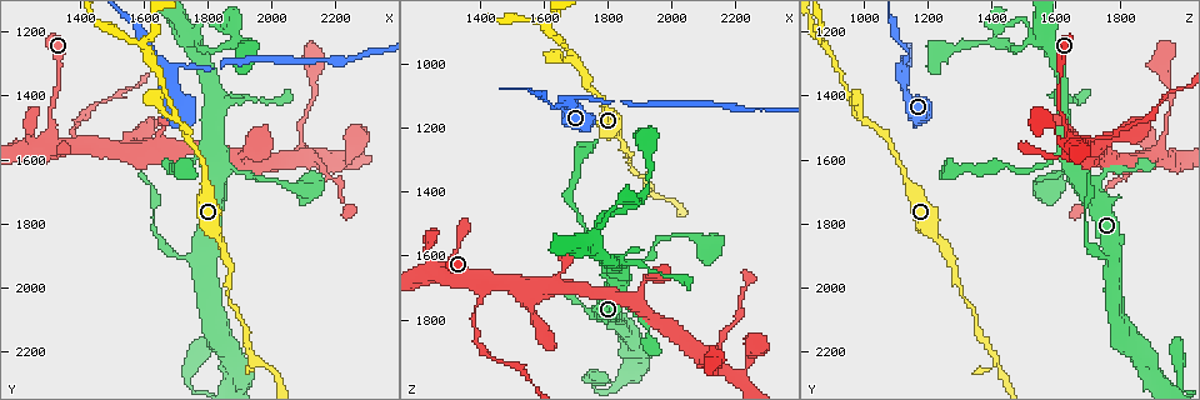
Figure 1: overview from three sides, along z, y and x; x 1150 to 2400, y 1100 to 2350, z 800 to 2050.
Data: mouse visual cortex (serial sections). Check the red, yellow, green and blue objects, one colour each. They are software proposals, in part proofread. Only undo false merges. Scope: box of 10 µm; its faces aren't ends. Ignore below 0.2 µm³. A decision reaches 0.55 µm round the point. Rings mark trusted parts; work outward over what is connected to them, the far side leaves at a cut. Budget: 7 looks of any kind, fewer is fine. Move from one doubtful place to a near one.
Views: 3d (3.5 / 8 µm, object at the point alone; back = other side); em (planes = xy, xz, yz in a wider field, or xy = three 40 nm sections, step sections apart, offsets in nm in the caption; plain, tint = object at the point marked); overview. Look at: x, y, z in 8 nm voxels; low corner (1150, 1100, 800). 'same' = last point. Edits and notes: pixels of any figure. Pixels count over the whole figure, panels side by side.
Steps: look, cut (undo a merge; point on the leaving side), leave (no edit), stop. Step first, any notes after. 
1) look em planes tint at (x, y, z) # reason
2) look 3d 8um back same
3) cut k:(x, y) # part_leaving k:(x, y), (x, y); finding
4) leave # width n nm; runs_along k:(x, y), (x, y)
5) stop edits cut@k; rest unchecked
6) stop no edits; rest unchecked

look 3d 8um at (1420, 1540, 1690) # three-way junction

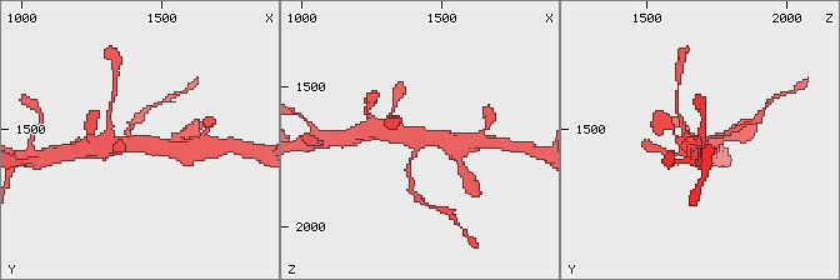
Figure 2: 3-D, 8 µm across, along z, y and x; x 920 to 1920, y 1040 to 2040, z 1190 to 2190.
look 3d 3.5um same # zoom in

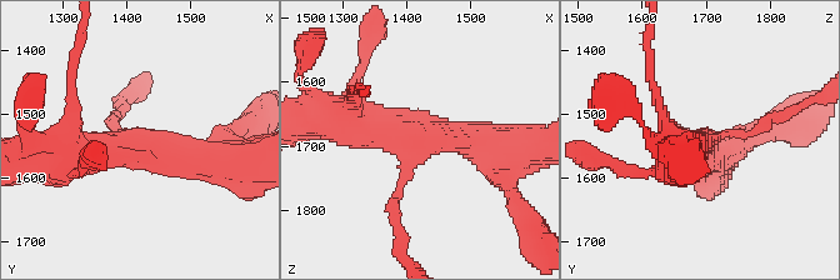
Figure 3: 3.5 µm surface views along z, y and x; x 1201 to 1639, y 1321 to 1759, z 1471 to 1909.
leave # arm_widths 150, 400, 400 nm; one cell here

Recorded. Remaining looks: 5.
look 3d 3.5um at (1860, 1630, 1650) # a narrow waist

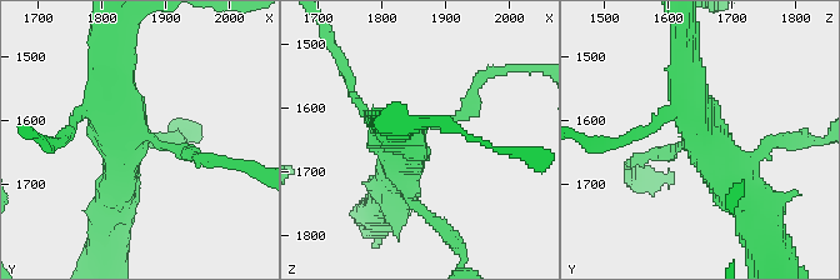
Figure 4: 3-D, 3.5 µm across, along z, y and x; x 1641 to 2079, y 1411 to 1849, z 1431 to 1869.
look em planes tint at (1850, 1625, 1635) # shape alone is not enough

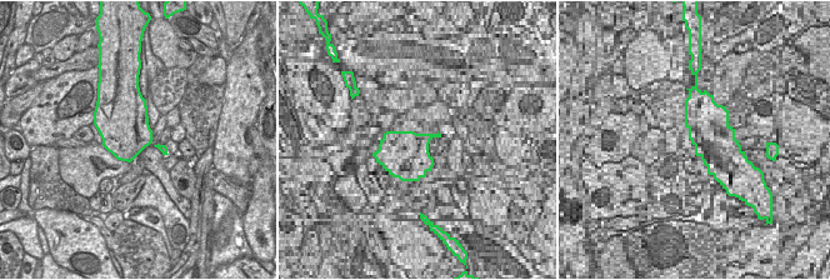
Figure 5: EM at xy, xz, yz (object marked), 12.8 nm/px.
look em xy step 5 tint same # another direction

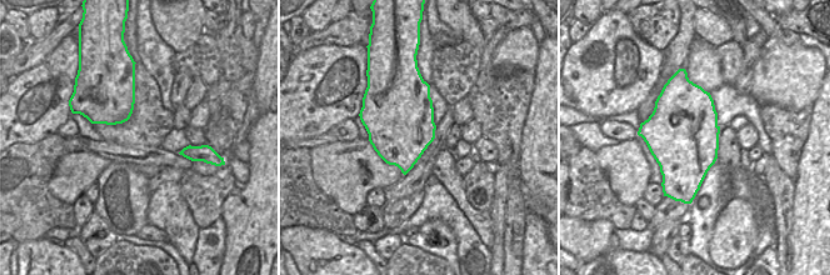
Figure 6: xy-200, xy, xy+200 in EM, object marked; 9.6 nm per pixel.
leave # runs_along 4:(746, 201), (698, 129), (685, 51); one cell here

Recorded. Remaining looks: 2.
look 3d 3.5um at (1680, 1310, 1120) # three-way junction

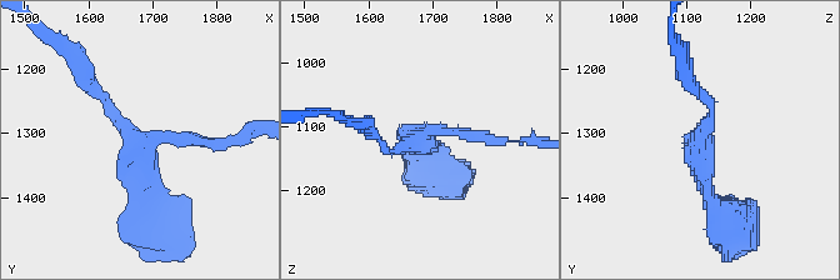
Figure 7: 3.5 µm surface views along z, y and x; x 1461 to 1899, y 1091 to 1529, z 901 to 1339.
leave # one cell here

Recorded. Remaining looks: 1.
stop no edits; rest unchecked

